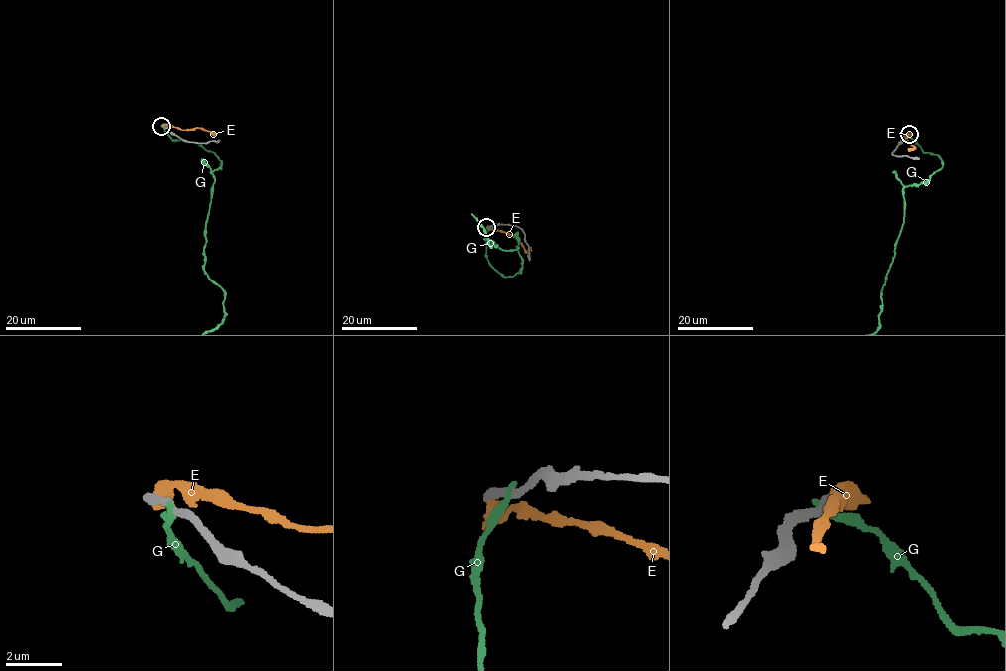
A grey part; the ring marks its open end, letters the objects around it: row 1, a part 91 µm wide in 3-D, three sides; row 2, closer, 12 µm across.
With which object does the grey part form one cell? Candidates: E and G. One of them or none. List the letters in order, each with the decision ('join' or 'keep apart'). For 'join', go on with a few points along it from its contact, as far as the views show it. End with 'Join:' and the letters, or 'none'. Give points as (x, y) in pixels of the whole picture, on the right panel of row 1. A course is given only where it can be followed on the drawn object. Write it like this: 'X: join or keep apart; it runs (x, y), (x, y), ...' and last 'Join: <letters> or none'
E: keep apart
G: keep apart
Join: none

